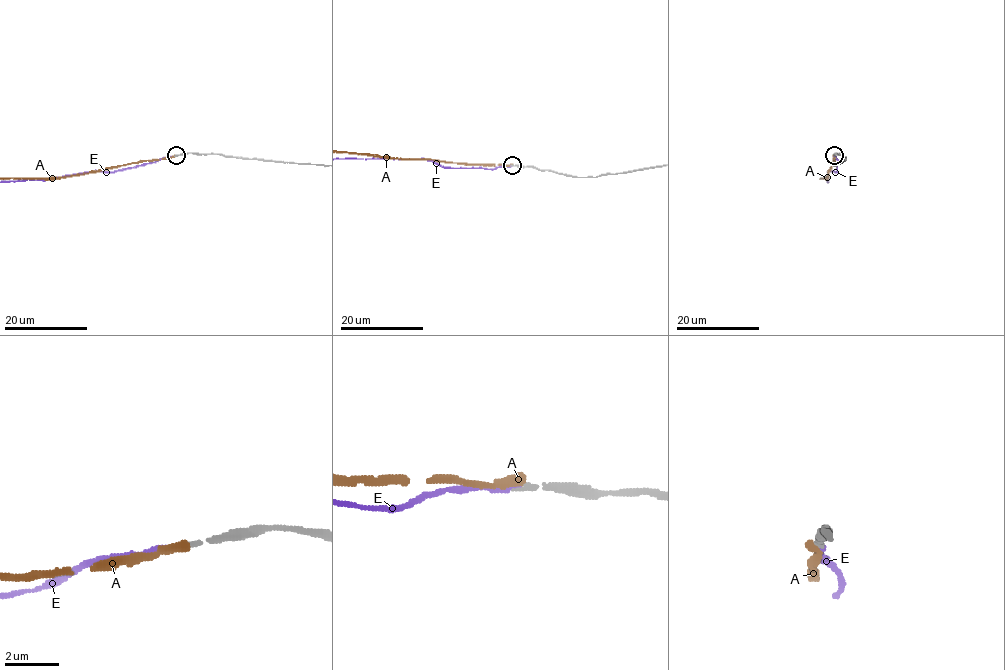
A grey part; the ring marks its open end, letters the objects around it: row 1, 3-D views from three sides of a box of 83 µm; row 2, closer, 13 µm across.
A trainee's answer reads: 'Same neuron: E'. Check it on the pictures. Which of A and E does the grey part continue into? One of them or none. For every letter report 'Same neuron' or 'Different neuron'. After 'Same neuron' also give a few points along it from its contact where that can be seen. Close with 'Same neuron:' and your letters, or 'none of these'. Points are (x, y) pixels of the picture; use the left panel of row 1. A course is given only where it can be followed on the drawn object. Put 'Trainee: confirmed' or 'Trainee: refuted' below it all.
A: Different neuron
E: Same neuron
Same neuron: E
Trainee: confirmed

